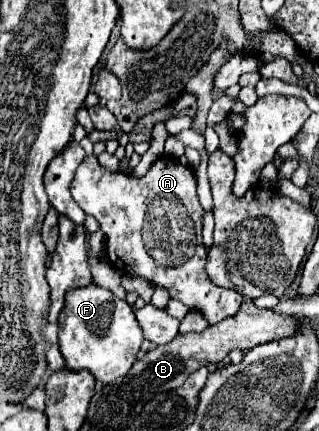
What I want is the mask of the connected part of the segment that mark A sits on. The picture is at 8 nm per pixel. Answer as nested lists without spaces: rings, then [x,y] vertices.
[[[91,154],[91,156],[85,156],[85,160],[79,164],[75,178],[71,182],[73,200],[81,206],[85,214],[95,216],[97,222],[101,224],[101,232],[107,236],[105,254],[109,262],[115,268],[119,268],[119,272],[127,276],[141,276],[151,284],[165,288],[171,298],[183,302],[189,310],[201,312],[209,324],[217,324],[239,310],[243,296],[239,296],[239,292],[235,290],[215,286],[205,272],[207,250],[201,238],[203,208],[199,204],[195,190],[197,190],[197,178],[193,168],[183,166],[177,158],[167,154],[157,158],[143,178],[131,178],[121,172],[111,174],[105,168],[101,168],[101,164],[97,162],[97,156]]]

